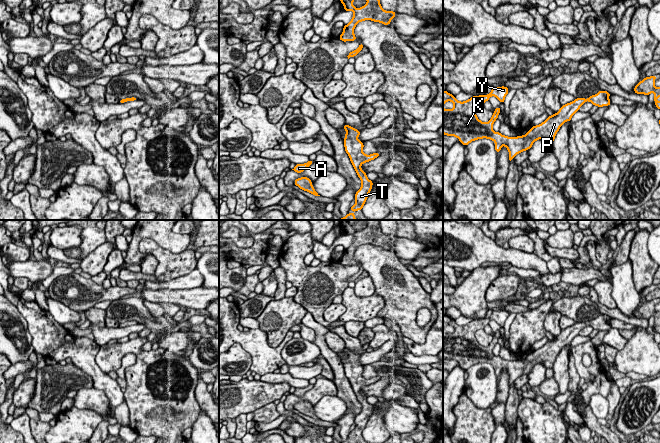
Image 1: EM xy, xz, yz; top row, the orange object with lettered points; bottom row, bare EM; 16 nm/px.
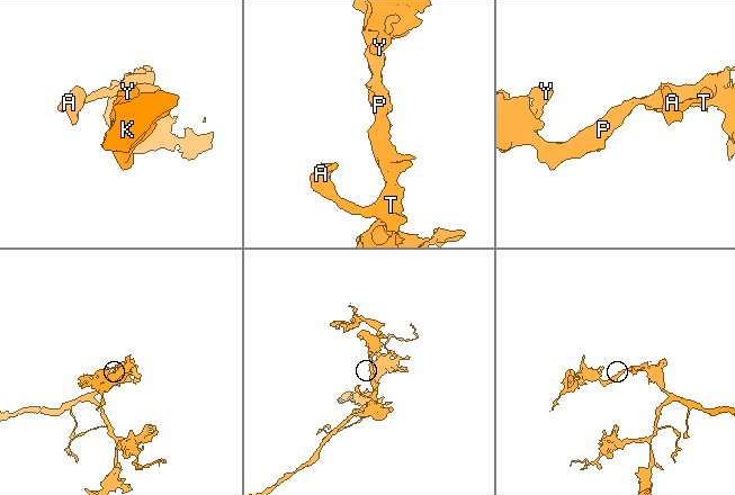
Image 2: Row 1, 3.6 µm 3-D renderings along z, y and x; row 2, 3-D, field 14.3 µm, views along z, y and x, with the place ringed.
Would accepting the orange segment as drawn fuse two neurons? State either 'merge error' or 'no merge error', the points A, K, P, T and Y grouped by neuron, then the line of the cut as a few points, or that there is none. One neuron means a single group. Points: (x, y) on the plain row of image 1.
no merge error; A K P T Y; no cut

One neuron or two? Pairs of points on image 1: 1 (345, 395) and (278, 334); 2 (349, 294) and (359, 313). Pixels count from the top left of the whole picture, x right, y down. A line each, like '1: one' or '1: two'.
1: two
2: one

